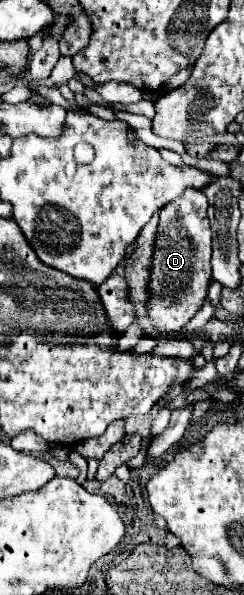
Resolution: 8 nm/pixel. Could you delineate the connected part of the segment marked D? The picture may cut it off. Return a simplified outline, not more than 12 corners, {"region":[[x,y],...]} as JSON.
{"region":[[202,190],[160,210],[146,314],[178,332],[204,306],[212,232]]}

